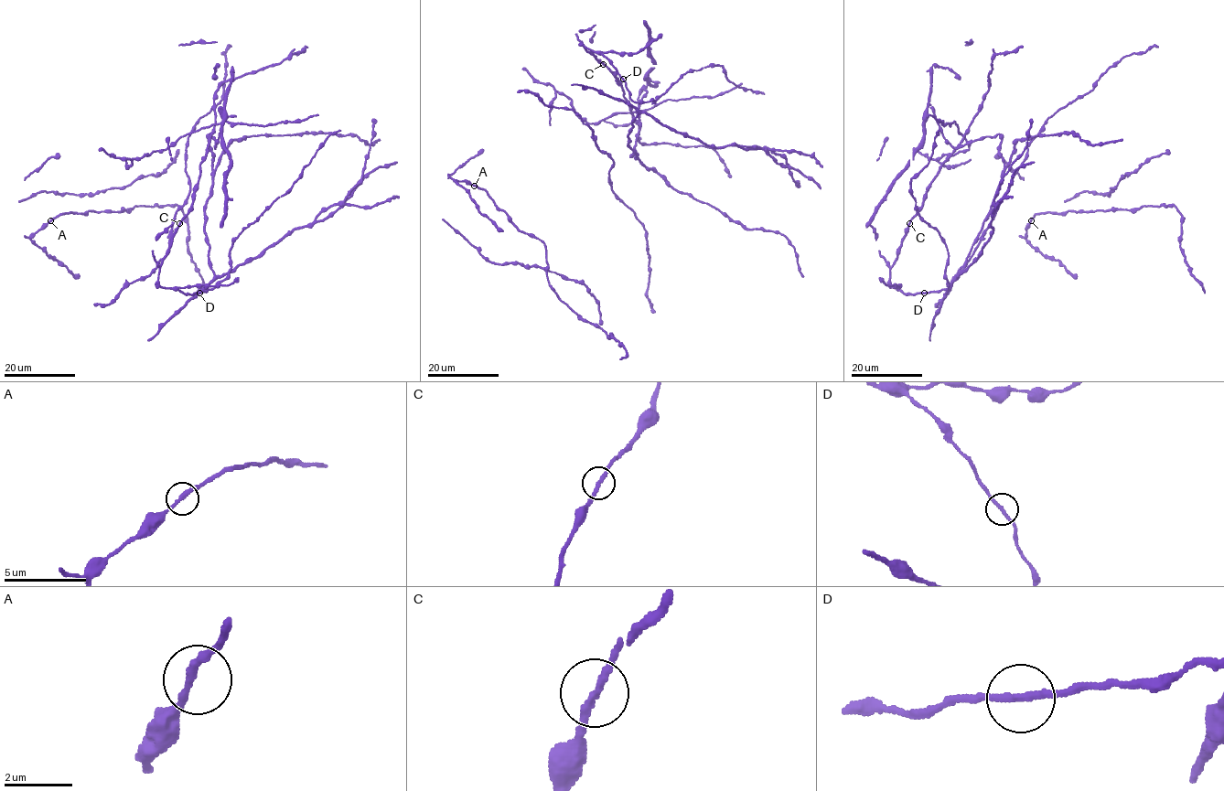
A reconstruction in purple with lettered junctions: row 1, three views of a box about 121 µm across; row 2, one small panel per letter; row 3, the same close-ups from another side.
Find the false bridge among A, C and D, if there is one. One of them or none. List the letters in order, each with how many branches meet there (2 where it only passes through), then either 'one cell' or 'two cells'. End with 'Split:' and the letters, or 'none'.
A: 2 | one cell
C: 2 | one cell
D: 2 | one cell
Split: none

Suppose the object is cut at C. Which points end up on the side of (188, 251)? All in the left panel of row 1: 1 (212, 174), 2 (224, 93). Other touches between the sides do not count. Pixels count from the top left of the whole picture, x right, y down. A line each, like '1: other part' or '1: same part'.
1: same part
2: same part

